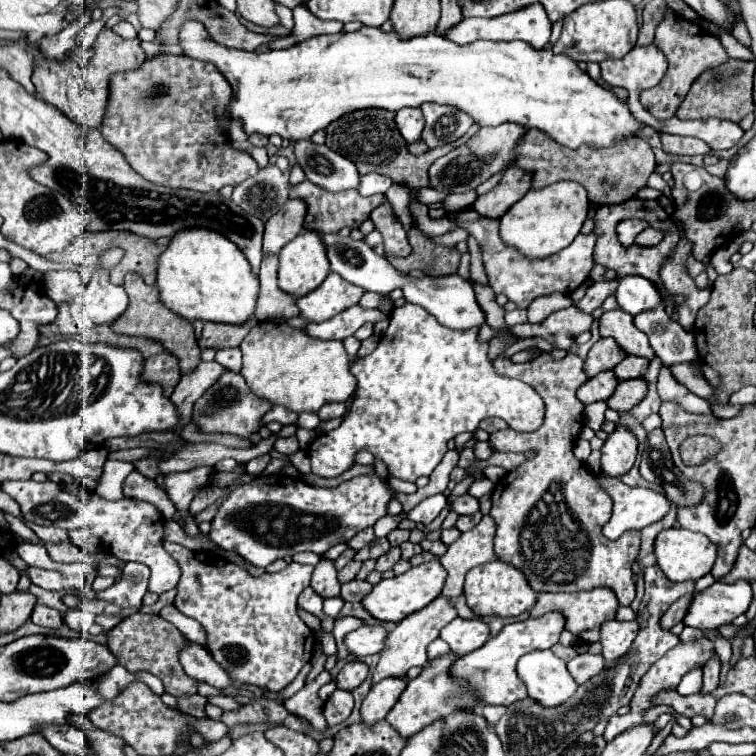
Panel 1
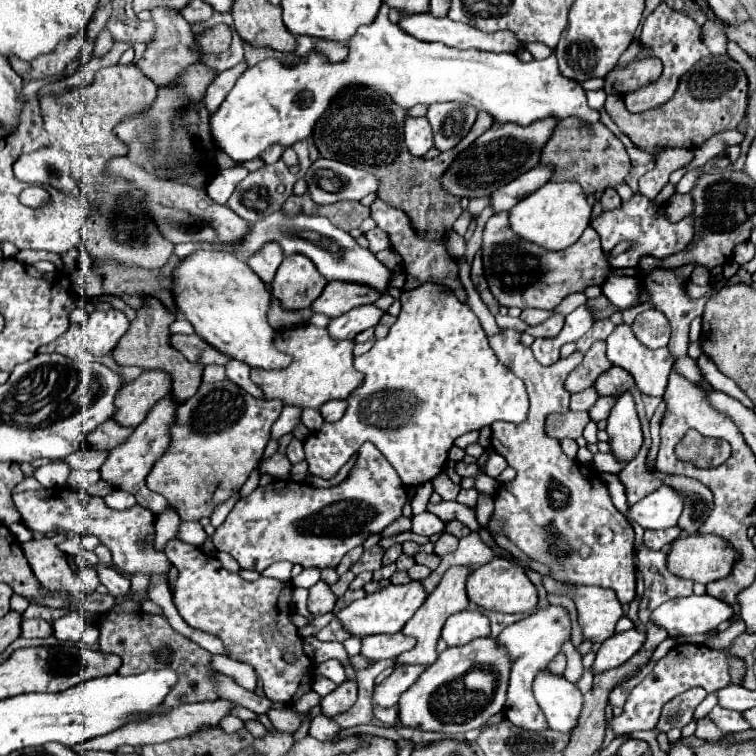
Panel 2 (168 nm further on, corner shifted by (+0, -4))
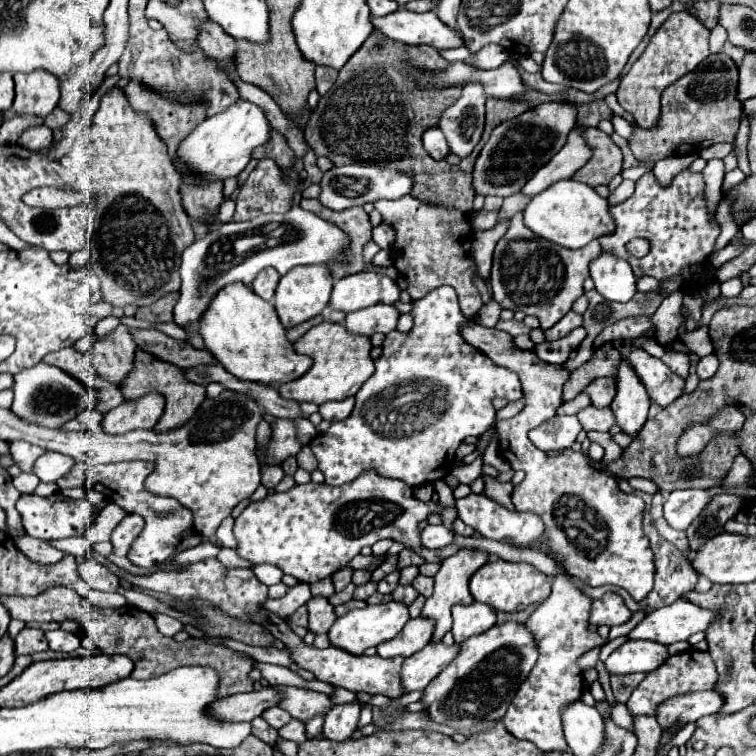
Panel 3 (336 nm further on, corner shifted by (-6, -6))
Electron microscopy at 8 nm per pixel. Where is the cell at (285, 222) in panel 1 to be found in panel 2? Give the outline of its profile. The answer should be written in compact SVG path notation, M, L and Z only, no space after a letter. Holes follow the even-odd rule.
M269 241L269 243L265 243L259 251L257 251L257 255L251 255L249 257L249 267L261 277L261 281L263 283L271 283L273 281L273 277L275 277L275 271L277 271L277 267L281 265L281 261L283 261L283 249L281 249L281 245L277 243L277 241Z

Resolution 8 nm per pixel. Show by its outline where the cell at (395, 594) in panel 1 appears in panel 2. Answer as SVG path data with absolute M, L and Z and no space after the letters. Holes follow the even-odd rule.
M409 581L405 585L389 585L381 591L365 595L359 601L353 601L349 607L337 613L337 619L345 625L347 631L359 637L375 635L375 633L399 633L407 623L407 619L425 603L425 599L427 599L427 591L421 581Z

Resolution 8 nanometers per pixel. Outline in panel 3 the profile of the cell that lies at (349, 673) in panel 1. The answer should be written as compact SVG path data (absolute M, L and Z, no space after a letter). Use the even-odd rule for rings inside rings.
M335 705L331 713L325 717L323 725L323 737L331 741L347 741L353 737L353 731L357 729L359 721L359 705Z

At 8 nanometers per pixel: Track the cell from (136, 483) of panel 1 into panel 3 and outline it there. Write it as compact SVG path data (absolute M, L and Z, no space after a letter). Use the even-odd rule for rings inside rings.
M109 502L98 514L95 521L85 529L85 537L95 543L95 541L109 541L113 529L127 515L117 504Z

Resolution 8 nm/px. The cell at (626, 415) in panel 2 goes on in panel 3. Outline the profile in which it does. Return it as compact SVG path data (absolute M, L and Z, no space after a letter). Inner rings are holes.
M627 361L619 363L615 373L615 385L617 395L611 403L611 411L615 413L621 429L629 435L635 435L639 427L643 427L643 421L647 419L651 399L641 379Z

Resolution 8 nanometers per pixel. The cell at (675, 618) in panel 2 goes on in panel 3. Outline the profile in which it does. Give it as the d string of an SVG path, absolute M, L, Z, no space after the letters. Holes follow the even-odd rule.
M679 599L667 607L649 611L627 637L671 645L675 641L687 641L697 631L705 631L711 621L715 621L715 613Z

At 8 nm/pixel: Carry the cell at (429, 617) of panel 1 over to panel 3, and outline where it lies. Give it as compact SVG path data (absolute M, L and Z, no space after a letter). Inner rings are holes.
M461 547L455 555L447 557L443 563L441 563L441 569L437 571L437 575L433 577L435 579L435 587L433 587L433 595L425 601L425 607L421 611L423 617L429 617L429 619L435 619L435 633L433 633L433 641L441 641L441 637L451 629L451 607L455 603L471 603L473 601L473 595L469 593L469 579L471 575L489 561L489 553L487 551L481 551L481 549L465 549Z

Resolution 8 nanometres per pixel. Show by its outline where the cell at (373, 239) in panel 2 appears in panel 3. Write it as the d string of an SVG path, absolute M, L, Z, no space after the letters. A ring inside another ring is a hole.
M381 223L373 229L373 241L381 247L381 249L391 249L393 241L395 241L395 229L389 223Z

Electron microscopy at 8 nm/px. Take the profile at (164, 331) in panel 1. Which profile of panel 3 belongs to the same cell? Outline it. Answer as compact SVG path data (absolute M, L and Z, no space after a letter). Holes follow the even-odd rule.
M137 351L135 353L135 367L127 375L127 379L123 381L121 393L123 393L125 401L135 401L137 397L143 397L143 395L147 395L151 391L161 393L165 397L165 401L167 401L165 413L163 413L163 417L159 419L159 425L157 425L159 427L157 433L165 433L169 429L183 427L193 417L193 413L199 409L199 405L205 401L205 387L189 383L185 379L185 371L183 369L179 369L175 365L167 365L165 361L155 361L155 357L151 357L149 353Z

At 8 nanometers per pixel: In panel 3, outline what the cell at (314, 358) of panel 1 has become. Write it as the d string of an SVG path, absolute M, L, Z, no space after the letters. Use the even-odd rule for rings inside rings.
M321 321L319 325L315 325L313 329L309 329L297 343L295 343L295 351L309 355L313 359L313 367L307 375L303 375L299 381L291 381L291 385L279 385L279 395L283 395L285 399L293 399L293 401L311 401L317 405L323 405L327 401L343 401L345 397L355 395L361 385L373 375L373 359L369 355L371 351L371 337L367 335L351 335L343 323L331 323L331 321Z

